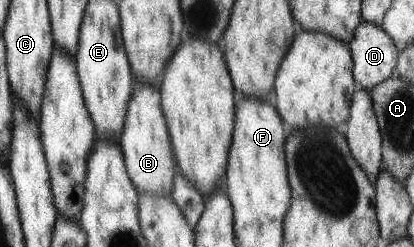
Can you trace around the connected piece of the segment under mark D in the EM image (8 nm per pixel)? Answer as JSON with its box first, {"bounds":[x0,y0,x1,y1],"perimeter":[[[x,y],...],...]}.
{"bounds":[346,20,398,91],"perimeter":[[[361,20],[346,44],[353,60],[353,79],[358,87],[371,91],[391,76],[398,51],[382,27]]]}

